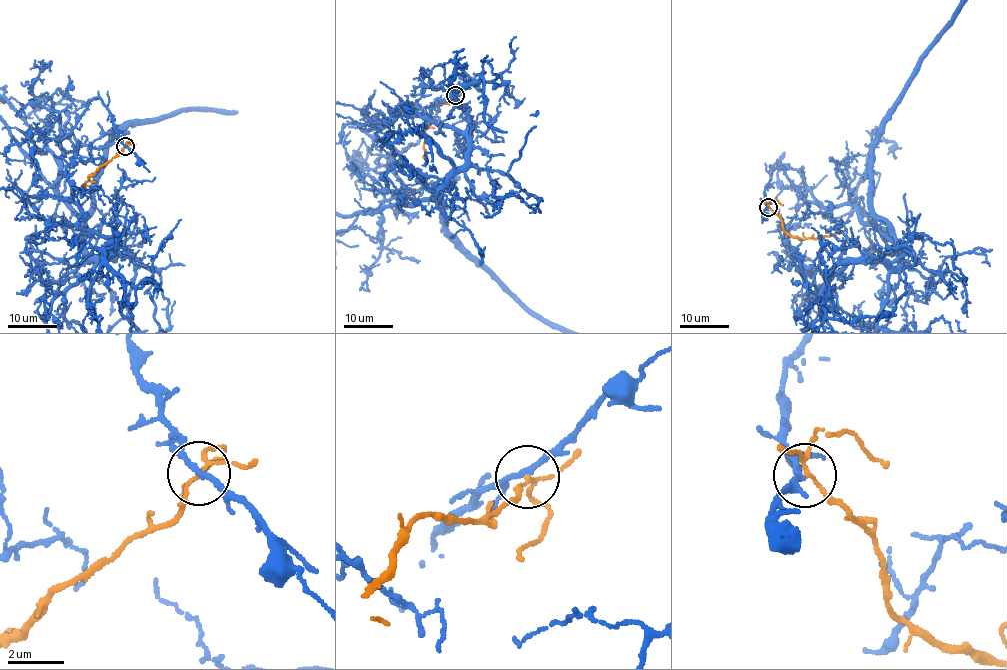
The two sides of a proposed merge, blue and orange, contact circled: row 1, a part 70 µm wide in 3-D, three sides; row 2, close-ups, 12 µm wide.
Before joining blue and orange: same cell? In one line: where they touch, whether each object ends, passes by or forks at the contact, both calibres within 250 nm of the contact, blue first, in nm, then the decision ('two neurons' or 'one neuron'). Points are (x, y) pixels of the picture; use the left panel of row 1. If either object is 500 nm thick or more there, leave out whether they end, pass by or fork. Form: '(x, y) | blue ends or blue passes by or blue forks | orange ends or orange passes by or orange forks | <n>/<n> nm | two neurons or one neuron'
(125, 146) | blue passes by | orange forks | 190/100 nm | two neurons

